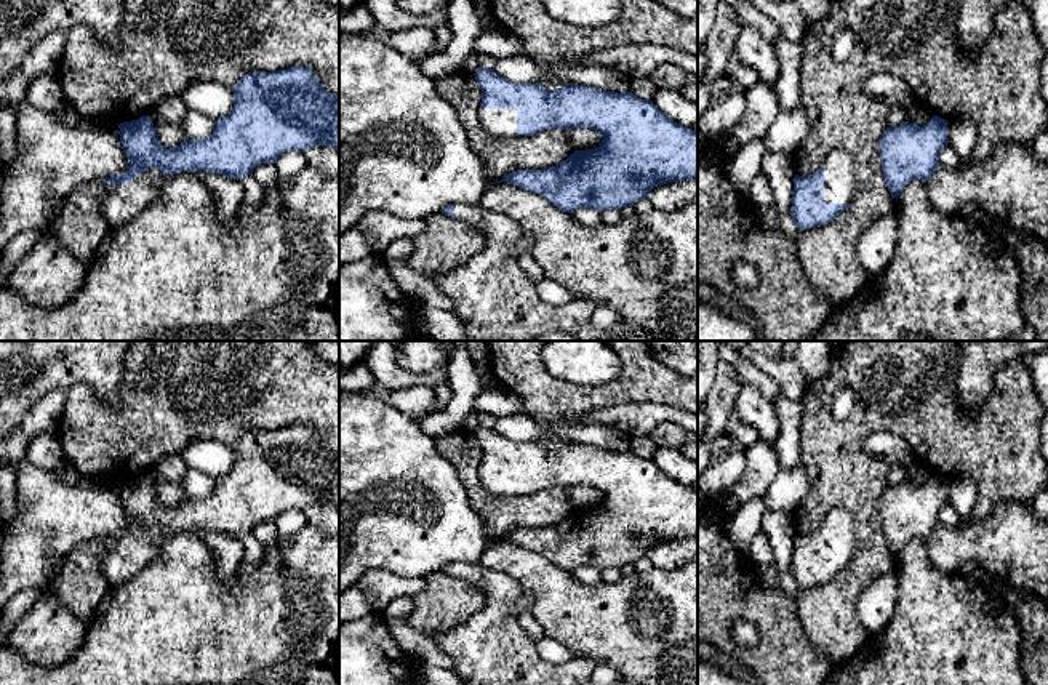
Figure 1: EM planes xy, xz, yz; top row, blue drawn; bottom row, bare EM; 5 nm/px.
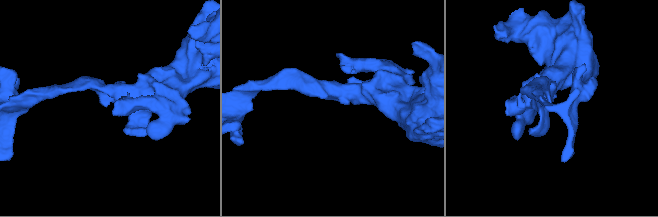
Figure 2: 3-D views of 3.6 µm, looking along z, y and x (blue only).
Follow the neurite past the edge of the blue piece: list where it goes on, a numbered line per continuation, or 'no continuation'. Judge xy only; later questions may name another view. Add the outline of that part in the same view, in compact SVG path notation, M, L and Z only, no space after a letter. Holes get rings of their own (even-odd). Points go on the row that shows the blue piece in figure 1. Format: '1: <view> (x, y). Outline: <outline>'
1: xy (122, 202). Outline: M158 168L141 171L130 184L114 184L102 194L102 216L110 227L136 218L157 195L165 174Z

